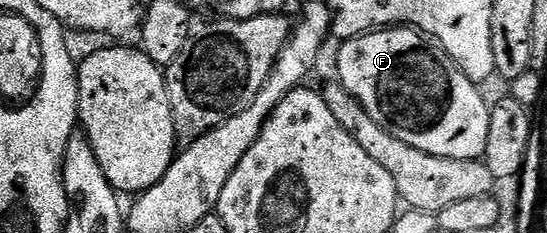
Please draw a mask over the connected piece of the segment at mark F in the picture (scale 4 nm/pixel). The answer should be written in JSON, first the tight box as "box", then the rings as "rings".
{"box":[336,27,490,161],"rings":[[[386,27],[372,33],[362,33],[360,37],[352,37],[349,41],[341,41],[339,47],[341,50],[337,53],[336,80],[361,104],[363,111],[367,111],[367,115],[371,115],[371,119],[375,119],[375,123],[379,123],[379,127],[383,127],[391,135],[395,135],[395,139],[403,139],[403,143],[407,143],[427,155],[439,155],[460,161],[475,161],[484,158],[487,151],[490,102],[488,100],[485,102],[484,95],[477,90],[480,89],[478,82],[467,79],[467,75],[463,75],[463,71],[441,50],[440,45],[412,27]]]}

